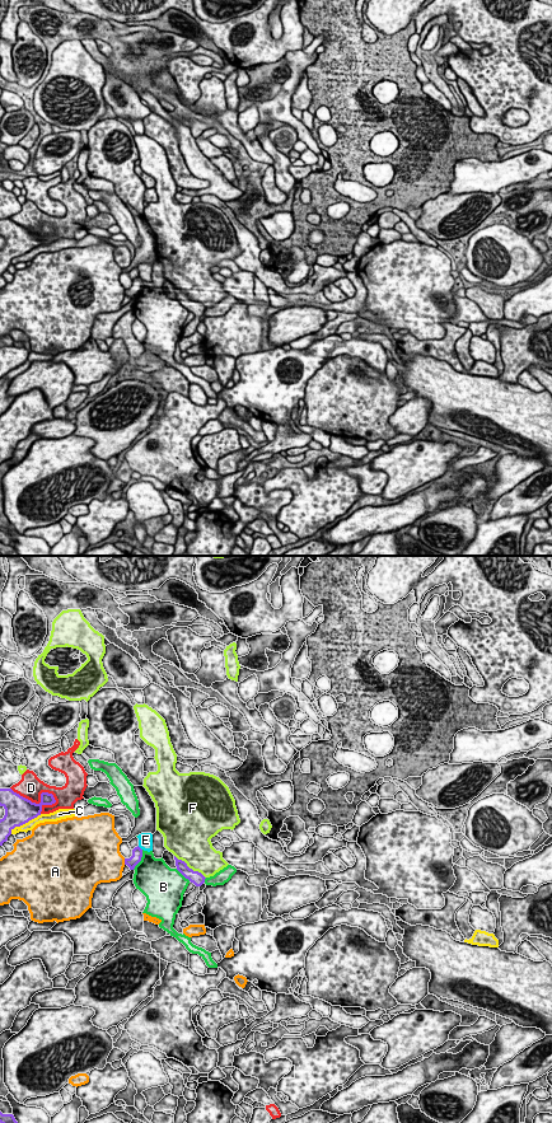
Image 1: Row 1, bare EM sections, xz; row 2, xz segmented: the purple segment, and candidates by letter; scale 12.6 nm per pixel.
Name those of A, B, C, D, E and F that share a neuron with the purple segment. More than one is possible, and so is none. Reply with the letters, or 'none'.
none

